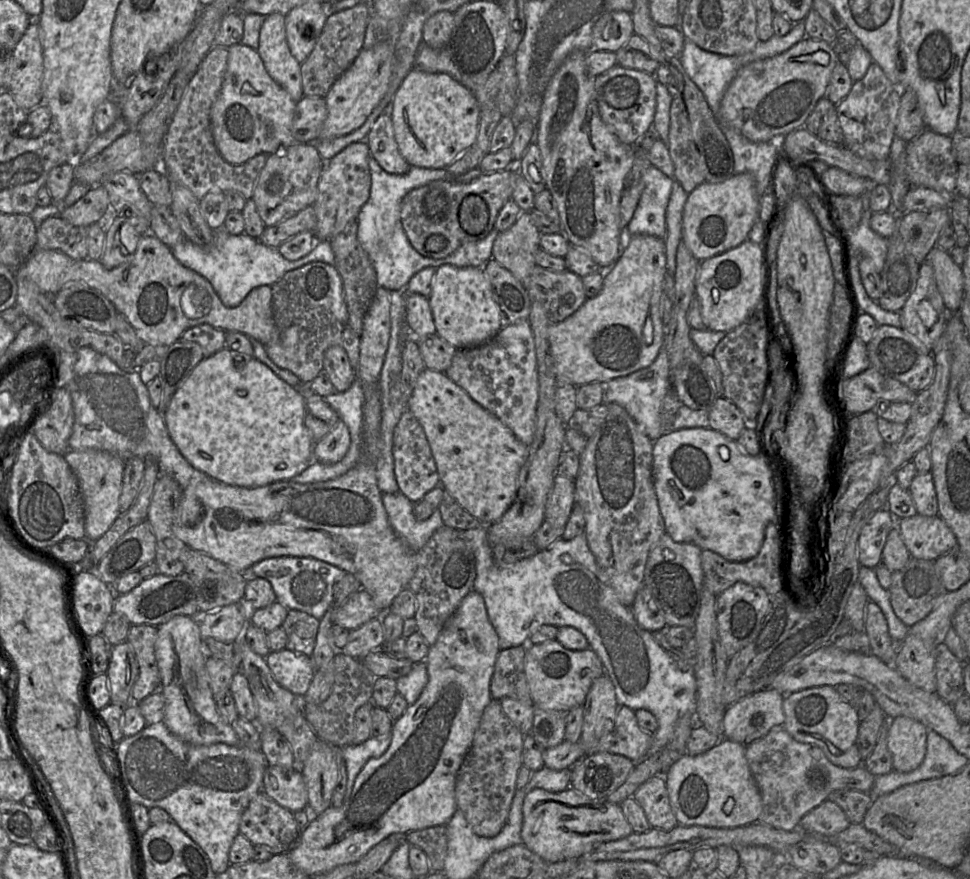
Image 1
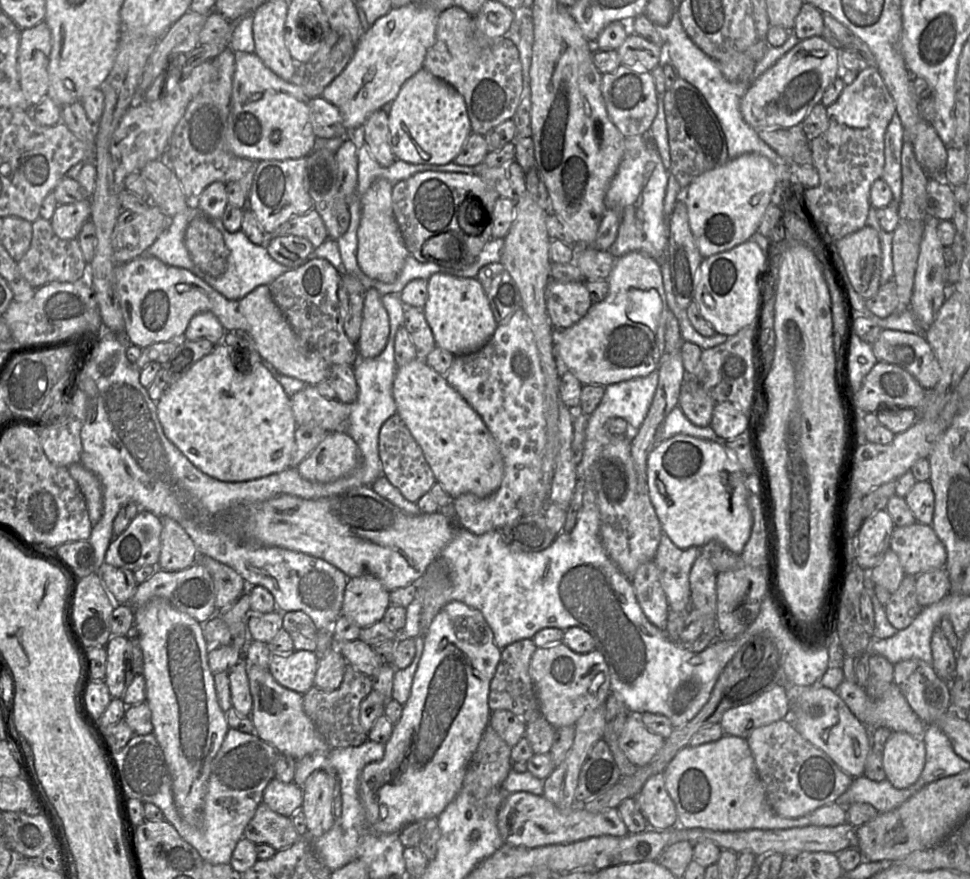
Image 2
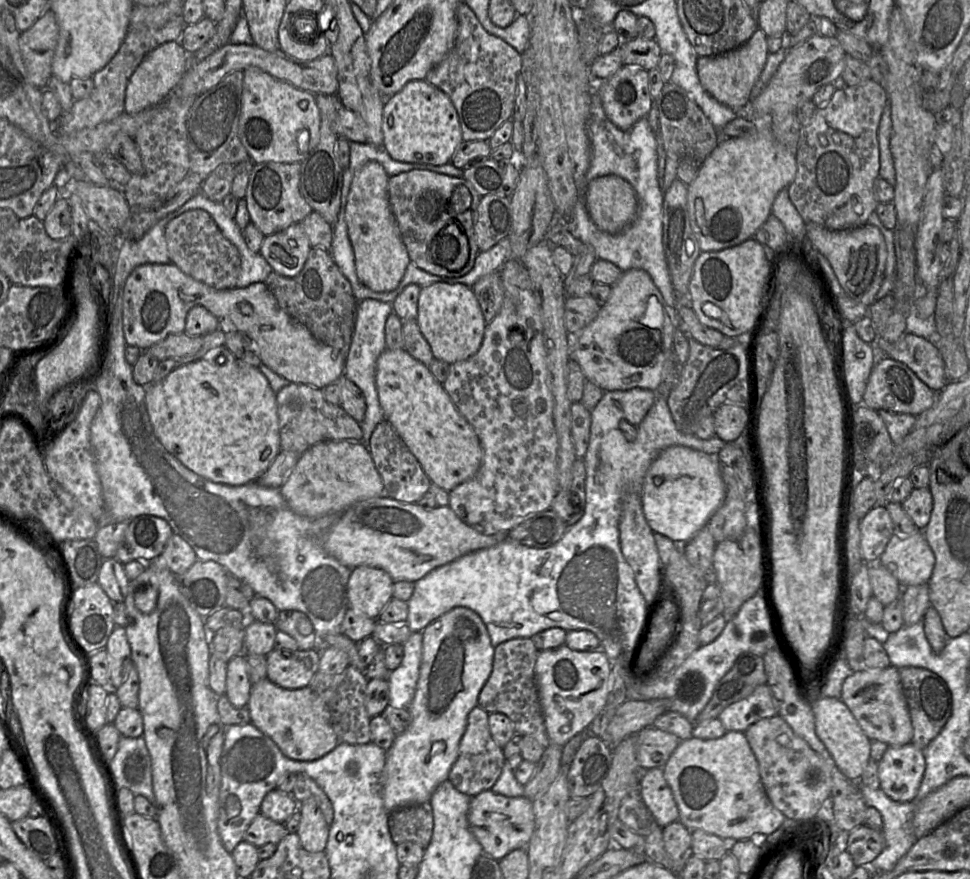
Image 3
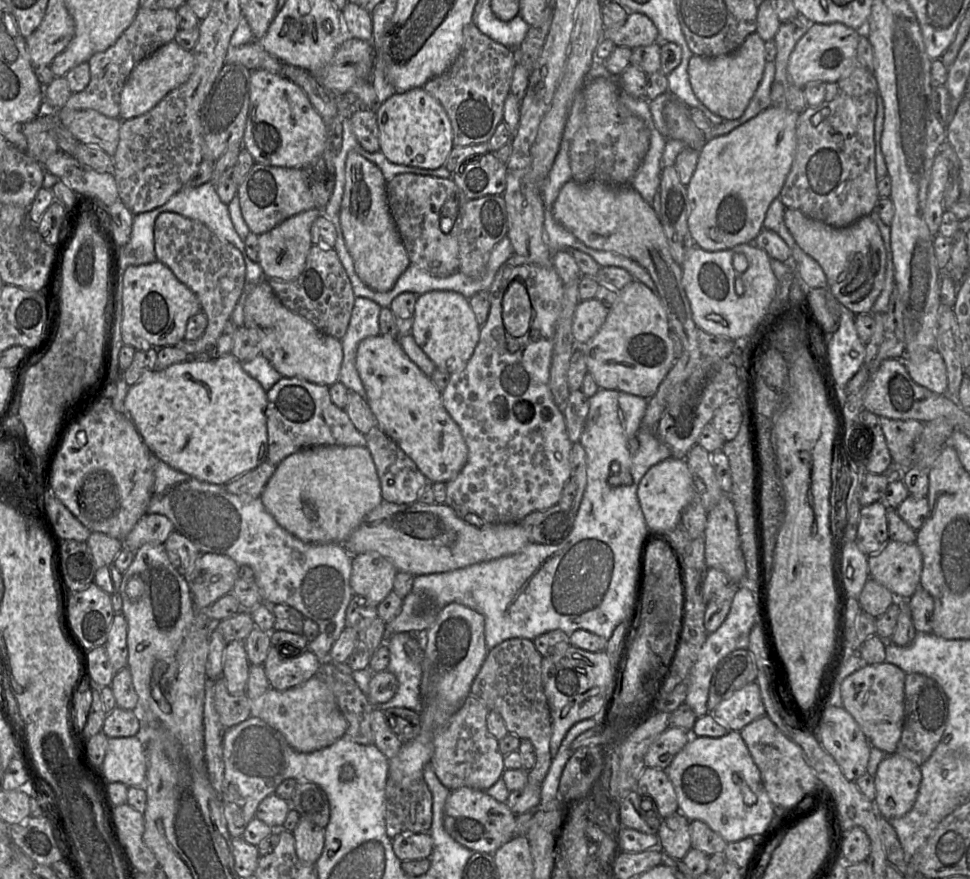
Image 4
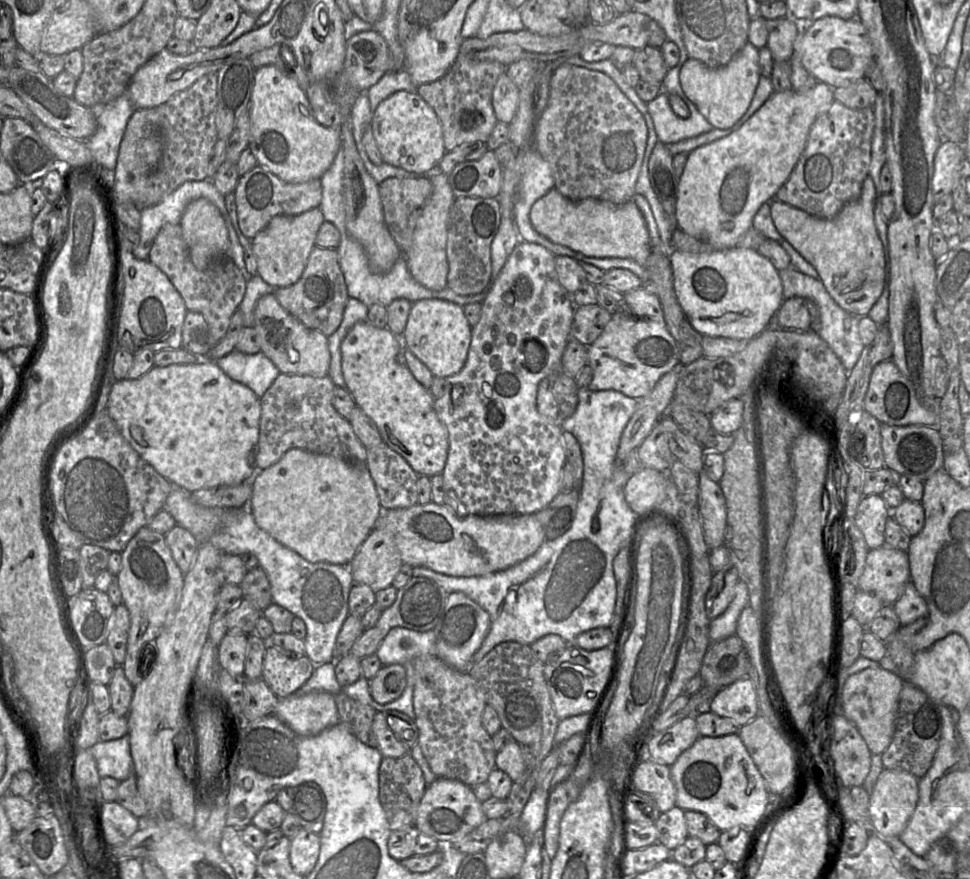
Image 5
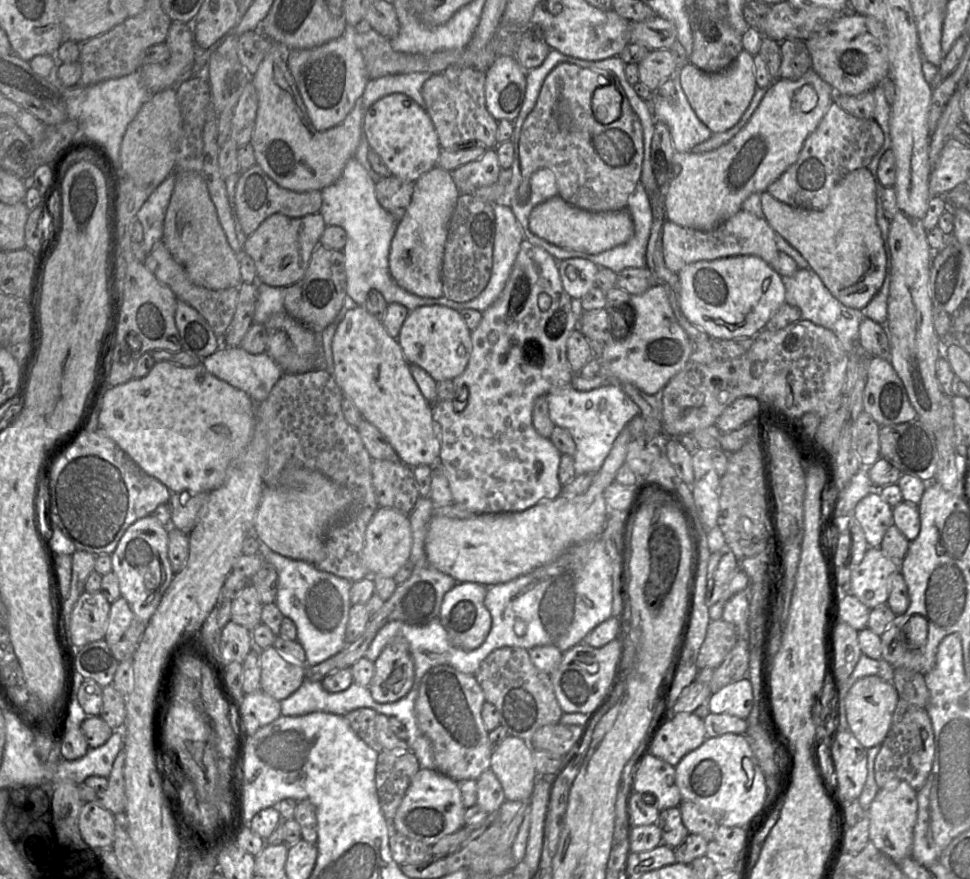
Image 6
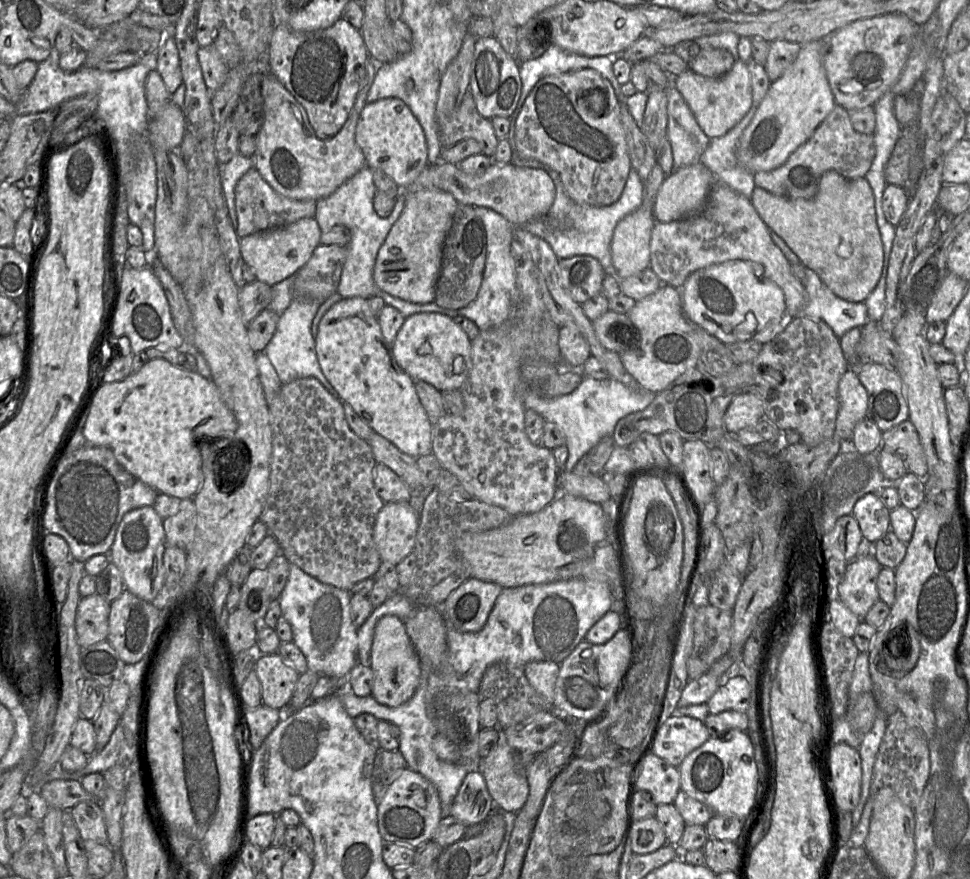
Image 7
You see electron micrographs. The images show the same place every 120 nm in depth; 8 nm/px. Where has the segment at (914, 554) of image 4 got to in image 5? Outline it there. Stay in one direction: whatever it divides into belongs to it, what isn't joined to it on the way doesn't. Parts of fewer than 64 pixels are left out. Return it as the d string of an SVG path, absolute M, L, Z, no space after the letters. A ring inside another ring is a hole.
M883 545L867 553L857 587L872 593L884 605L892 605L902 595L909 581L911 580L907 551Z

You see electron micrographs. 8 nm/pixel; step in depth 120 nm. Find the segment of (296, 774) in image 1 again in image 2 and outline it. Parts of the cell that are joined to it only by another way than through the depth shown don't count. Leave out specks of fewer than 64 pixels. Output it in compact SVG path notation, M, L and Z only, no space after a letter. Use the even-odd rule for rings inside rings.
M273 778L266 786L262 802L274 812L292 817L303 803L303 789L294 782L284 783Z

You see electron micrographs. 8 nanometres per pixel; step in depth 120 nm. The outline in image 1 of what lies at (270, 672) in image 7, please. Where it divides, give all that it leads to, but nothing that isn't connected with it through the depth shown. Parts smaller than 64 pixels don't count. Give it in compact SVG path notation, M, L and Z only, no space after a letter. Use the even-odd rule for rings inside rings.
M285 648L270 652L266 662L278 684L303 698L316 671L311 656Z

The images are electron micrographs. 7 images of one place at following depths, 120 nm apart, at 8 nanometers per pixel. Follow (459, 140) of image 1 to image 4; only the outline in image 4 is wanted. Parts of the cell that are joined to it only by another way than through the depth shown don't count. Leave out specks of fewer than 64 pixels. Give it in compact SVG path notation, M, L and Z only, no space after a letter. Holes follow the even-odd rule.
M423 87L396 92L376 108L380 151L392 163L437 169L453 149L453 131L443 106Z

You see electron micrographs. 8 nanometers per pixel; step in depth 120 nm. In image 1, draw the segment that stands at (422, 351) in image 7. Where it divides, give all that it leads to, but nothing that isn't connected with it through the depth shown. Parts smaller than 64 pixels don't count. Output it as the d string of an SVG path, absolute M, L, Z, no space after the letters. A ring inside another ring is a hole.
M438 267L428 299L436 333L457 350L481 346L502 328L499 307L483 267Z

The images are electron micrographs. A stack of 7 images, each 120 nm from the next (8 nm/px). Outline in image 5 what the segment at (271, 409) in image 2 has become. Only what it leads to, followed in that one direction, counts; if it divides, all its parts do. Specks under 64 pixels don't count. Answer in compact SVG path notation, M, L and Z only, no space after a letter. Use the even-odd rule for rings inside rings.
M199 359L196 363L154 366L140 378L116 381L106 405L122 436L142 459L174 487L190 493L251 482L258 473L260 398L250 388L227 376L215 361Z

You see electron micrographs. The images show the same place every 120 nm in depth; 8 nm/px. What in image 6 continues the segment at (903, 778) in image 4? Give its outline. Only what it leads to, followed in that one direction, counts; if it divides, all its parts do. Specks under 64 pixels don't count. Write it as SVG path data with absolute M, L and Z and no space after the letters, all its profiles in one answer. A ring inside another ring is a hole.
M893 782L879 789L872 801L867 815L870 819L869 840L875 847L895 863L912 856L913 832L917 819L917 790L907 782Z

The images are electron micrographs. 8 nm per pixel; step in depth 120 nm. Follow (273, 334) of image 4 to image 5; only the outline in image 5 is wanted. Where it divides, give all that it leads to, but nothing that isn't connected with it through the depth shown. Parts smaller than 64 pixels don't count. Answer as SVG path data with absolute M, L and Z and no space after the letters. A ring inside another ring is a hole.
M274 293L263 295L254 308L254 328L259 334L261 351L285 374L324 377L329 373L331 354L328 337L305 326L288 313Z

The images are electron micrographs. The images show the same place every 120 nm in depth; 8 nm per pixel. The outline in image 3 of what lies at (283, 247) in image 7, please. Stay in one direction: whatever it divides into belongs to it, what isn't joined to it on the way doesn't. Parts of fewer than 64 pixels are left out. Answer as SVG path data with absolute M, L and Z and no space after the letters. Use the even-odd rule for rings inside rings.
M294 223L284 230L265 236L259 253L273 272L295 277L302 270L311 248L301 223Z

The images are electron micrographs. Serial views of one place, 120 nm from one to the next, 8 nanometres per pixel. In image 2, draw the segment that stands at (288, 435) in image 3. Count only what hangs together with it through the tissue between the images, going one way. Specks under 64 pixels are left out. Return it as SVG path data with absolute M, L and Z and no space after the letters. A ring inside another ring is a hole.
M307 385L290 397L290 403L297 426L317 425L328 434L347 431L350 405L341 403L338 399L329 400L323 397L315 386Z

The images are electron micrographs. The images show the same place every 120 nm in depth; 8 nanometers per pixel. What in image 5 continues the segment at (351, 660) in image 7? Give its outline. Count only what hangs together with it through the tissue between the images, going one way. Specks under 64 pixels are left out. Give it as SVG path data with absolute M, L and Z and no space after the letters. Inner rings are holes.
M173 487L163 510L175 519L177 525L187 529L199 543L209 542L222 553L255 555L269 579L273 604L282 606L305 622L306 655L315 665L335 662L336 640L349 615L348 597L354 585L349 566L311 563L259 528L249 507L205 507L196 503L191 494Z

